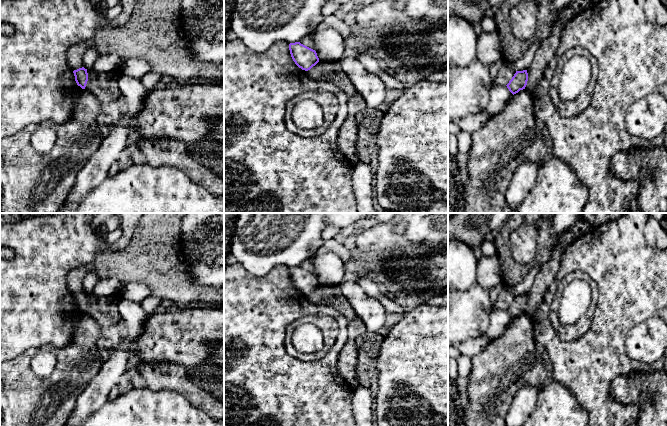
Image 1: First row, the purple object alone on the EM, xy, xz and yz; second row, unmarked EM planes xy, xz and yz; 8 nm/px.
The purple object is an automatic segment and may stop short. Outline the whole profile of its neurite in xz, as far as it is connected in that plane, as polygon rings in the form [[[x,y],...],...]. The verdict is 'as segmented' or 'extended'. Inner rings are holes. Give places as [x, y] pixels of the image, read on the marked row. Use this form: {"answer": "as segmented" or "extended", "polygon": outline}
{"answer": "as segmented", "polygon": [[[300,42],[290,43],[289,50],[293,61],[302,70],[308,71],[319,62],[316,51]]]}

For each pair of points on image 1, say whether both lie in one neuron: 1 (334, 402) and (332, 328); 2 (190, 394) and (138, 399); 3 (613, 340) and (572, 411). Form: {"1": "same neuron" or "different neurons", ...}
{"1": "different neurons", "2": "different neurons", "3": "different neurons"}

